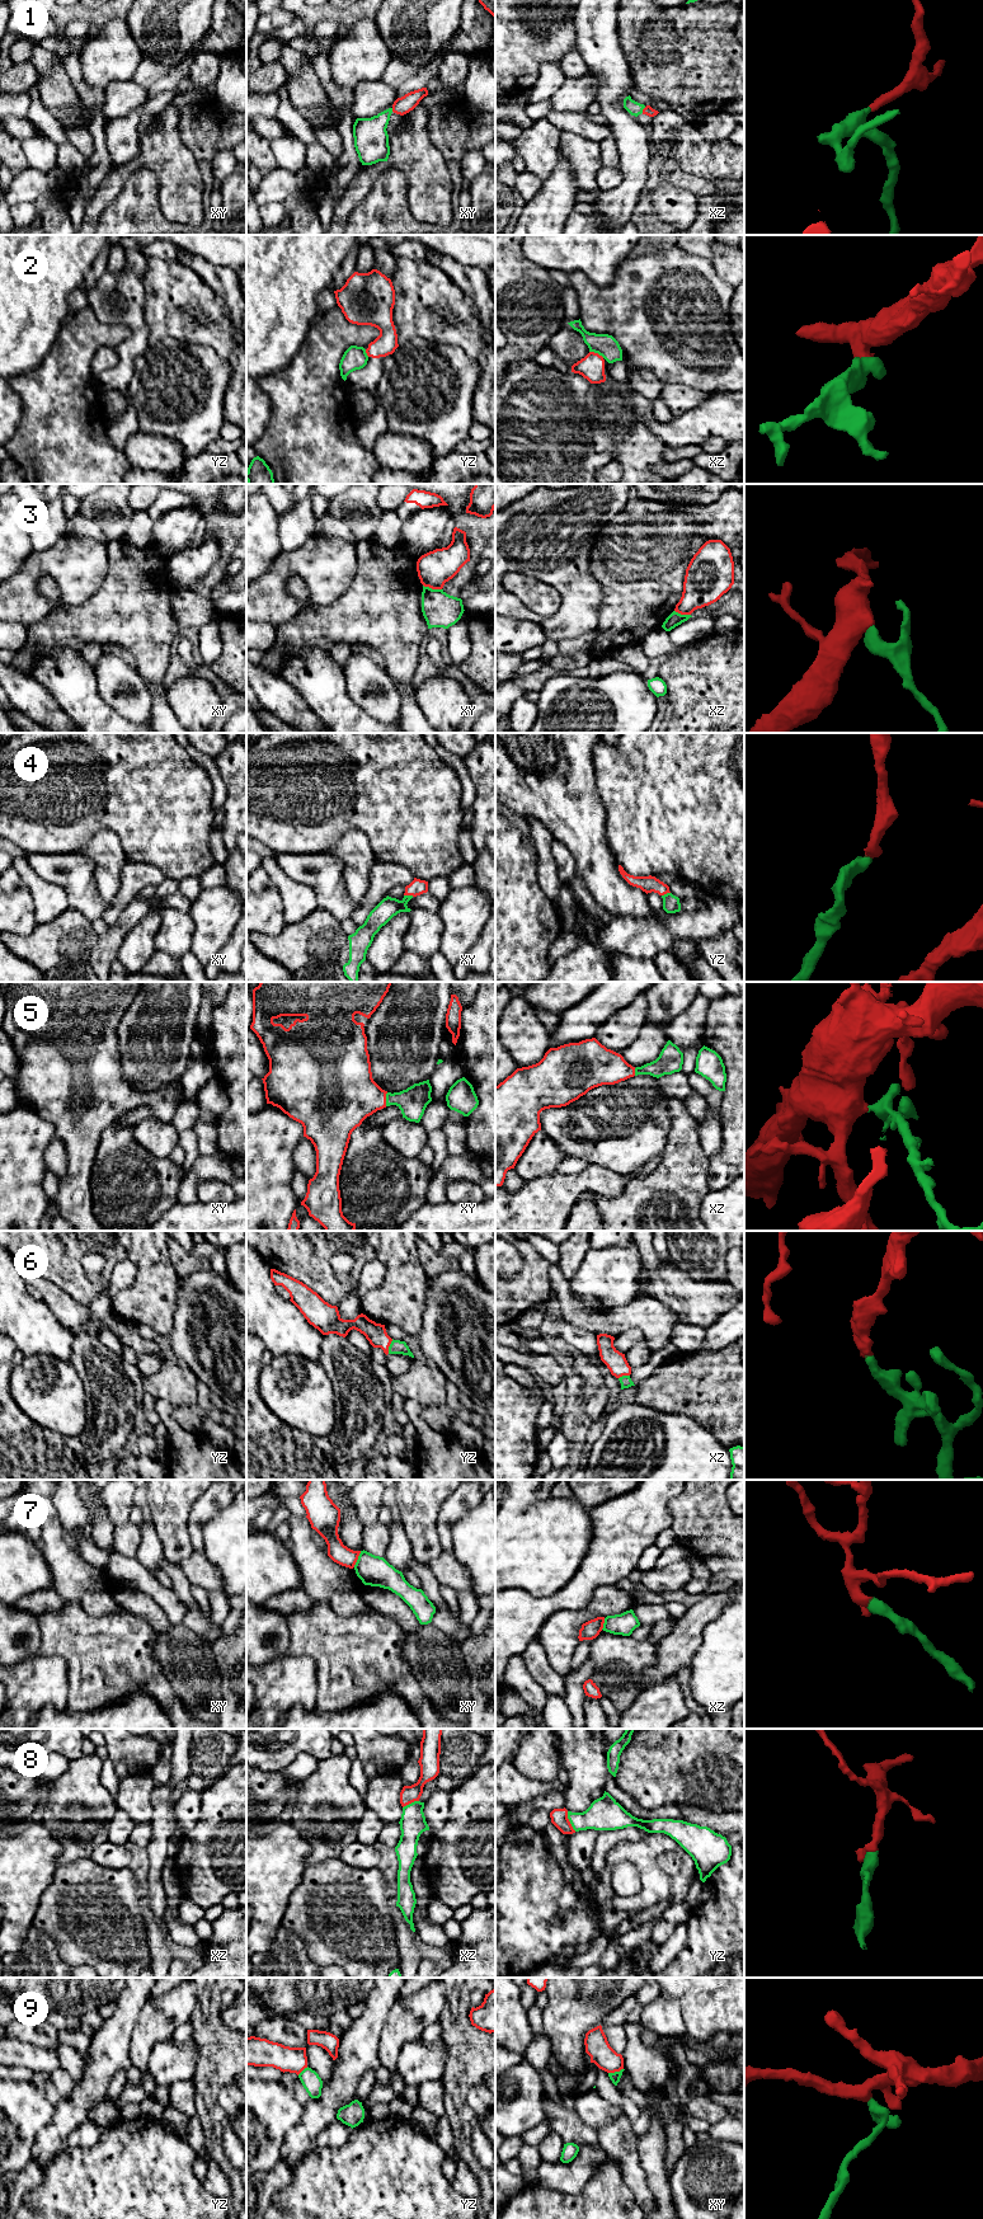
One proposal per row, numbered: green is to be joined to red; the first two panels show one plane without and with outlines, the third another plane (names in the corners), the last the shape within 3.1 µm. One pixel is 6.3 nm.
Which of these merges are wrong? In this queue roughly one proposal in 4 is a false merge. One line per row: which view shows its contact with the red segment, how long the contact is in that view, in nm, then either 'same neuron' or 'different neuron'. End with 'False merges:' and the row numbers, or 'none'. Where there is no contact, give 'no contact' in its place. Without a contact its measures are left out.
1: meets red in xz; contact 50 nm long; same neuron
2: meets red in xz; contact 100 nm long; different neuron
3: meets red in xy; contact 120 nm long; different neuron
4: meets red in xy; contact 60 nm long; same neuron
5: meets red in xy; contact 90 nm long; same neuron
6: meets red in yz; contact 100 nm long; same neuron
7: meets red in xy; contact 120 nm long; different neuron
8: meets red in yz; contact 140 nm long; same neuron
9: meets red in xy; contact 100 nm long; different neuron
False merges: 2, 3, 7, 9

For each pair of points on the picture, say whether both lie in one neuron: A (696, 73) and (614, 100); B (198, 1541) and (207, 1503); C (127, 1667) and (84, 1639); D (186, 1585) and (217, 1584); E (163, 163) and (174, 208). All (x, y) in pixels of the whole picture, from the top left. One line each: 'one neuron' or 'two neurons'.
A: two neurons
B: one neuron
C: one neuron
D: two neurons
E: one neuron

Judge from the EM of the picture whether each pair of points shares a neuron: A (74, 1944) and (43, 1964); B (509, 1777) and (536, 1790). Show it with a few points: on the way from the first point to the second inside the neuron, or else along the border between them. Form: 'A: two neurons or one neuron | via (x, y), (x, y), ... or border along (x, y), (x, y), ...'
A: two neurons | border along (38, 1931), (52, 1940), (60, 1959), (65, 1964)
B: one neuron | via (516, 1783), (522, 1790), (530, 1790)

